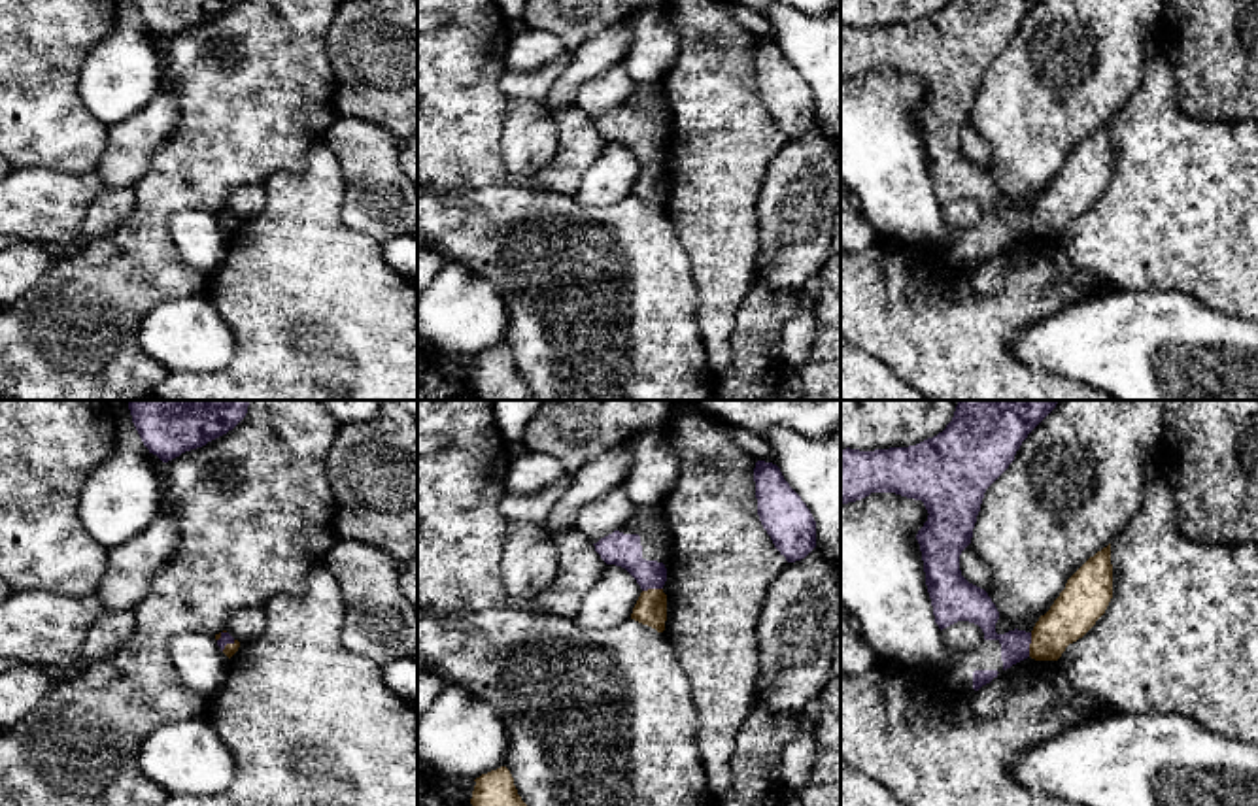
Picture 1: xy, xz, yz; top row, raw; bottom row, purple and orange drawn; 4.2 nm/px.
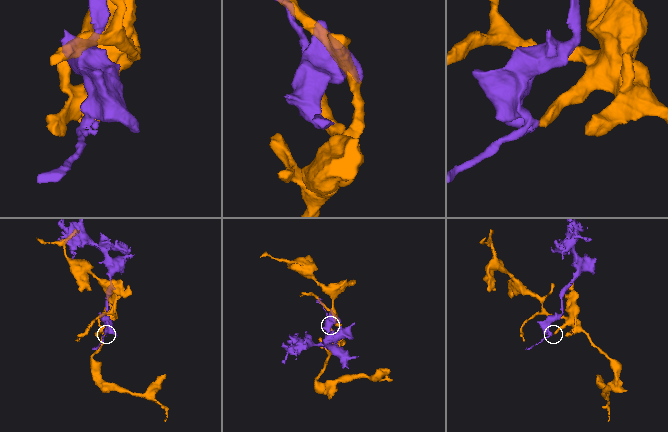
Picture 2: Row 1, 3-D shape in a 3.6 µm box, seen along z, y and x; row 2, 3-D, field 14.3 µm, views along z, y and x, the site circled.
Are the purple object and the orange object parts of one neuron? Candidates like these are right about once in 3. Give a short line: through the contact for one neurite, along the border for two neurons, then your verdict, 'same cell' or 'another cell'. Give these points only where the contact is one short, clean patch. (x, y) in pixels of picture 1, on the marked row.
another cell

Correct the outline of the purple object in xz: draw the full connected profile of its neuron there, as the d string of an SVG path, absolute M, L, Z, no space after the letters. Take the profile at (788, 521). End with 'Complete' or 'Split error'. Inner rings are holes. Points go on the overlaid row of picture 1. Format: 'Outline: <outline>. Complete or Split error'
Outline: M773 462L754 468L757 515L774 547L788 563L805 559L816 547L816 521L801 496Z. Complete

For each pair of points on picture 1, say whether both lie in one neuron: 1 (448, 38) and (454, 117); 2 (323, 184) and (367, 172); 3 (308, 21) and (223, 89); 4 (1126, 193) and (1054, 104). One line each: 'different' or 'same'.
1: same
2: different
3: same
4: different

